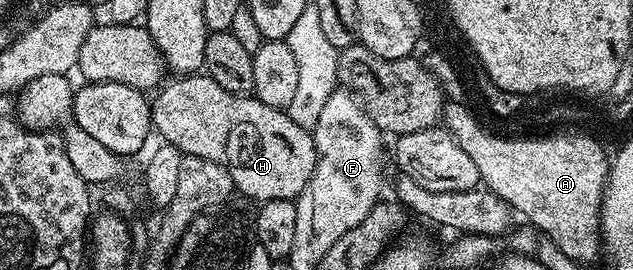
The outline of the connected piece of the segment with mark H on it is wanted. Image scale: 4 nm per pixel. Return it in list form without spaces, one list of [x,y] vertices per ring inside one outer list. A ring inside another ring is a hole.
[[[185,74],[167,84],[151,100],[152,131],[161,135],[160,139],[164,143],[175,146],[186,156],[198,156],[216,164],[224,164],[227,174],[231,174],[234,189],[256,202],[296,201],[317,165],[317,151],[310,129],[296,124],[288,111],[267,106],[252,94],[223,90],[223,86],[219,86],[219,82],[215,82],[208,74]]]

